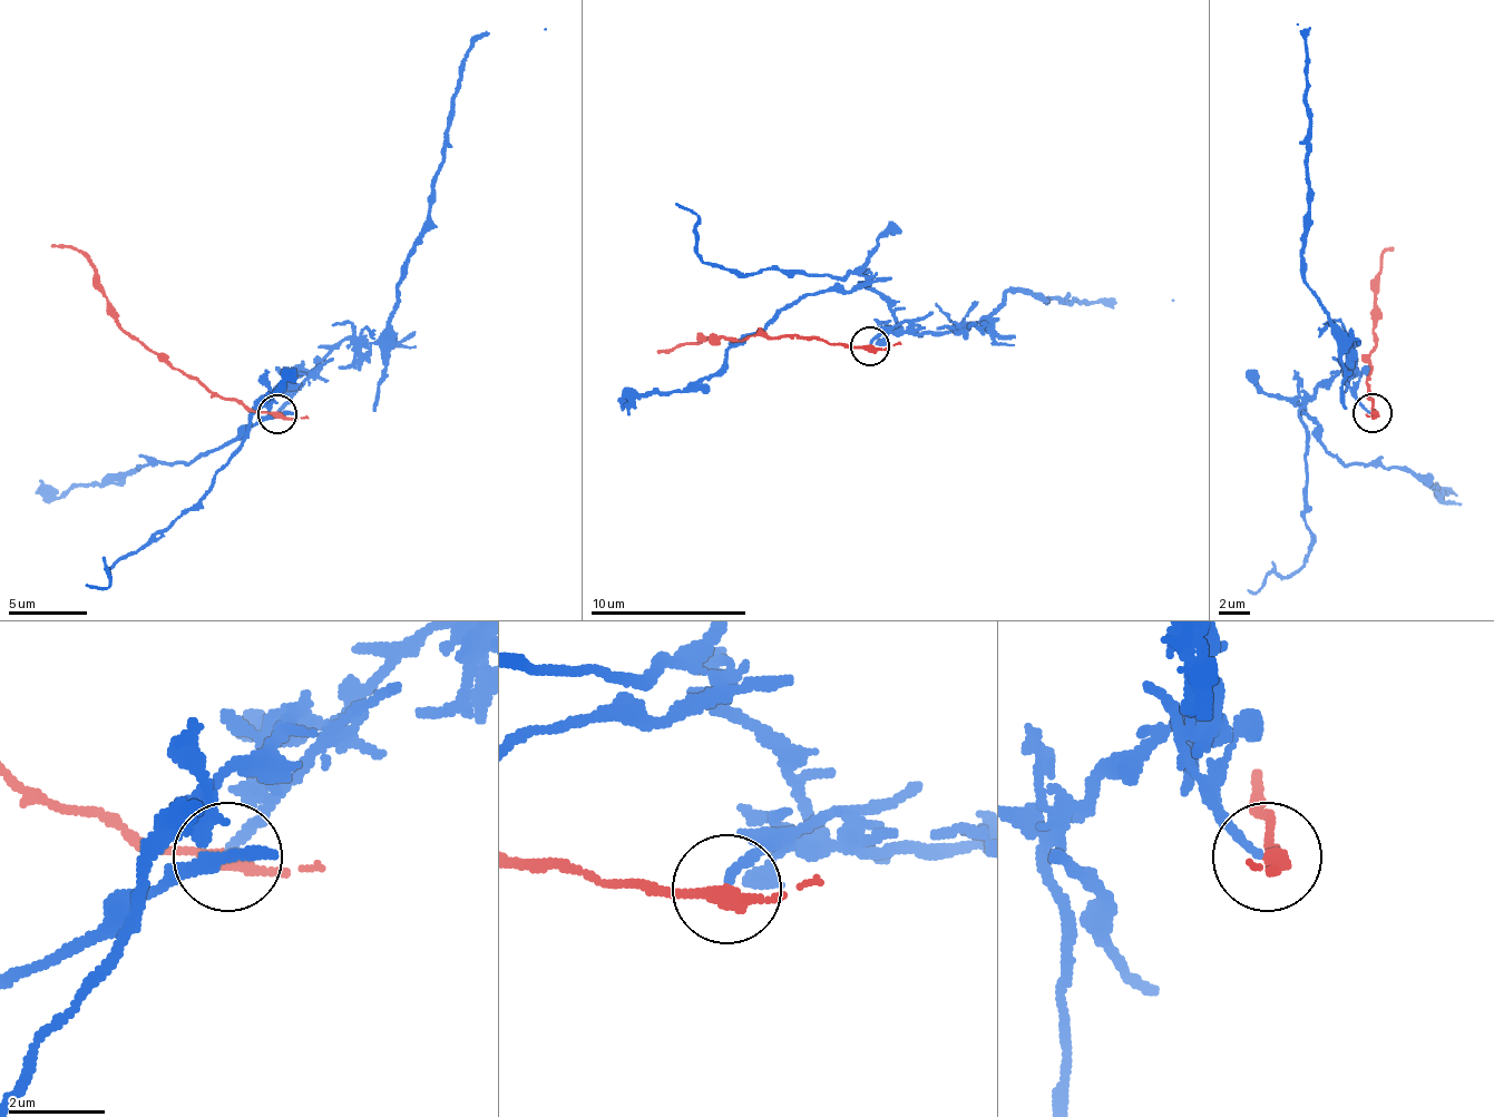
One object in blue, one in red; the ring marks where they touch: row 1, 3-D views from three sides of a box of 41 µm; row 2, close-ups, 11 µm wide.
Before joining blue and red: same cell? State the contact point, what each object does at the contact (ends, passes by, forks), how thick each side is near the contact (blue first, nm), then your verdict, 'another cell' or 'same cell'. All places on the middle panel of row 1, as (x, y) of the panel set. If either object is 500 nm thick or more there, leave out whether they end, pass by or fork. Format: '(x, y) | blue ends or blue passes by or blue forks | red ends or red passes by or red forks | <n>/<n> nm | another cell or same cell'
(870, 345) | blue ends | red passes by | 190/280 nm | another cell

